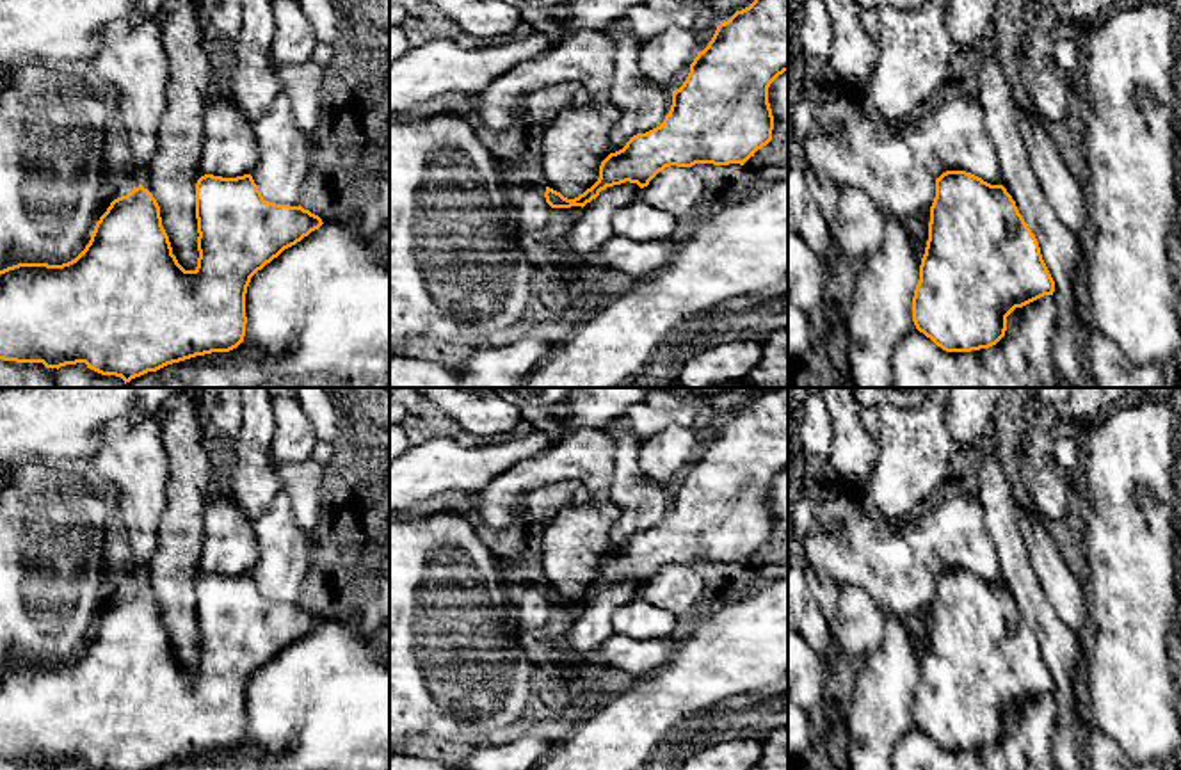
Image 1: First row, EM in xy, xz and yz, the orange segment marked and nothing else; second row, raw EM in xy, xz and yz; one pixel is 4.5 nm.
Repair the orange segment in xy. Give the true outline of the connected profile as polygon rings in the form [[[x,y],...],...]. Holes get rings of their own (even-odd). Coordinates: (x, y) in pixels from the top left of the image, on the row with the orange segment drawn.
[[[251,174],[201,176],[196,183],[196,219],[199,258],[194,270],[178,263],[162,226],[160,206],[142,185],[110,203],[75,260],[62,265],[18,263],[0,270],[0,359],[43,363],[57,370],[85,363],[87,368],[121,377],[126,384],[173,363],[237,349],[245,336],[245,293],[251,277],[324,222],[301,205],[265,201]]]

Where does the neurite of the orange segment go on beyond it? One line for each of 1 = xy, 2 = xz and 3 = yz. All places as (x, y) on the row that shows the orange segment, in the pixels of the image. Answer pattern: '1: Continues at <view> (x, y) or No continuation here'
1: No continuation here
2: No continuation here
3: No continuation here

